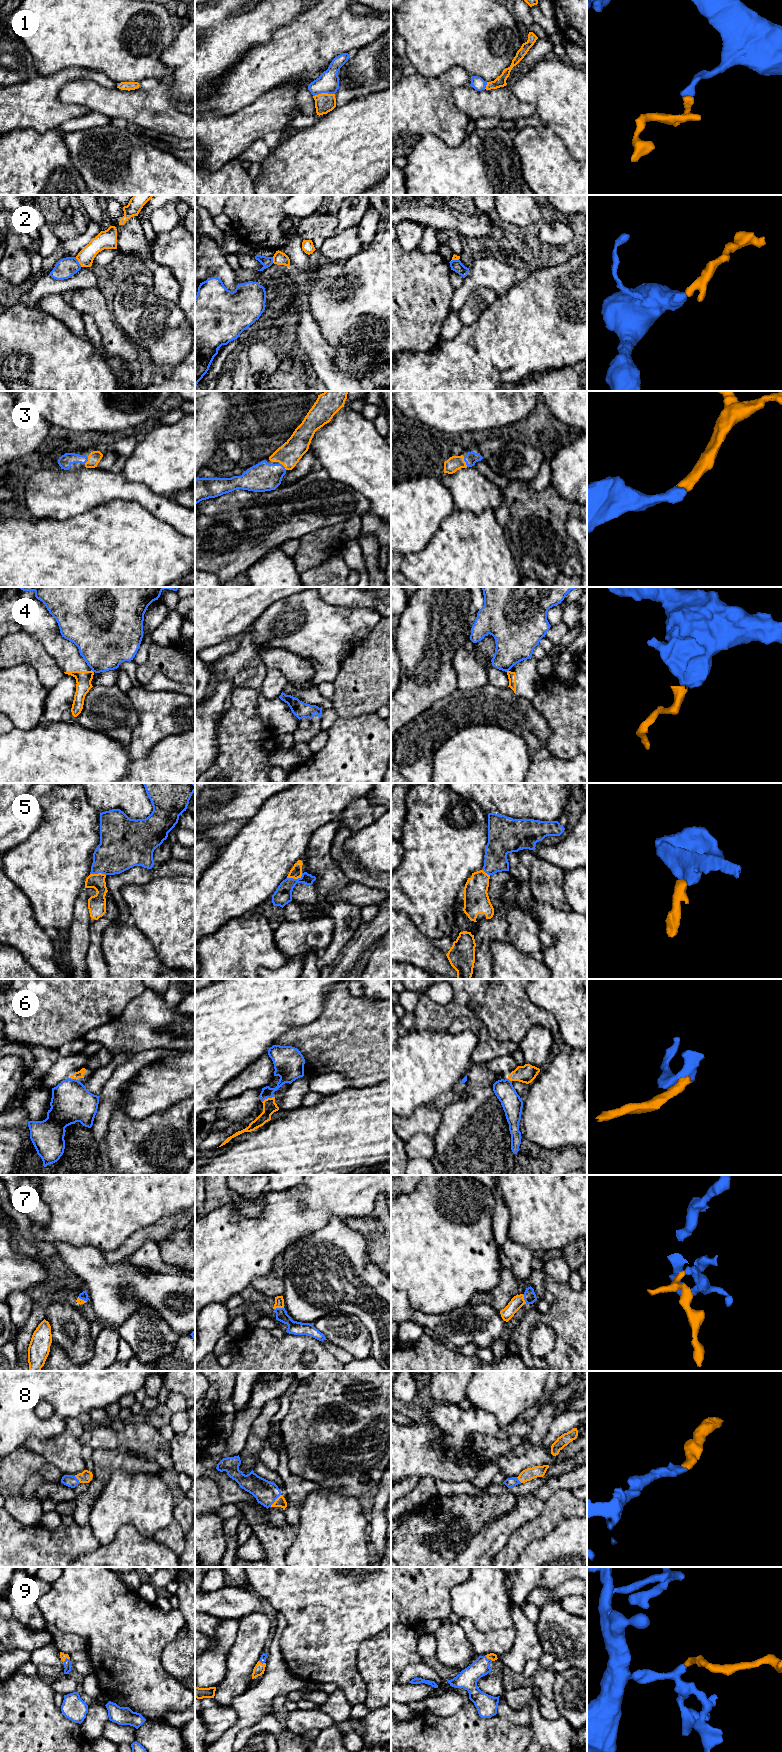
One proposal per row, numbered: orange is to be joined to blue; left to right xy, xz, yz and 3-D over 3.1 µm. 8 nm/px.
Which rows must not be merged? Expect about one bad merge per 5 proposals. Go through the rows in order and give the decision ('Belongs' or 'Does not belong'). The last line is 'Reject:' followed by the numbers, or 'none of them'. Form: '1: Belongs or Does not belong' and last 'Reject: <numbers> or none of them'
1: Belongs
2: Does not belong
3: Belongs
4: Does not belong
5: Belongs
6: Does not belong
7: Belongs
8: Belongs
9: Belongs
Reject: 2, 4, 6

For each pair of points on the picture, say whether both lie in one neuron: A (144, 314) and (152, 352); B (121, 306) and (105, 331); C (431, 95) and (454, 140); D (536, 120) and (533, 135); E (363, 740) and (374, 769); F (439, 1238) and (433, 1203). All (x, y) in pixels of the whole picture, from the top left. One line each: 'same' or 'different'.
A: different
B: different
C: same
D: different
E: same
F: same

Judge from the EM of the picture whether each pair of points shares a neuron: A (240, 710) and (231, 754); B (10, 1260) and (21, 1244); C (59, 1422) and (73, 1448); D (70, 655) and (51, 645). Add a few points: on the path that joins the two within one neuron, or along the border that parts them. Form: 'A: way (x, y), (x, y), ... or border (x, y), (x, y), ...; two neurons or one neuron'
A: way (240, 721), (240, 743); one neuron
B: border (10, 1232), (11, 1246), (26, 1256), (35, 1257); two neurons
C: border (77, 1417), (68, 1419), (58, 1435), (42, 1439); two neurons
D: way (65, 653), (56, 648); one neuron

